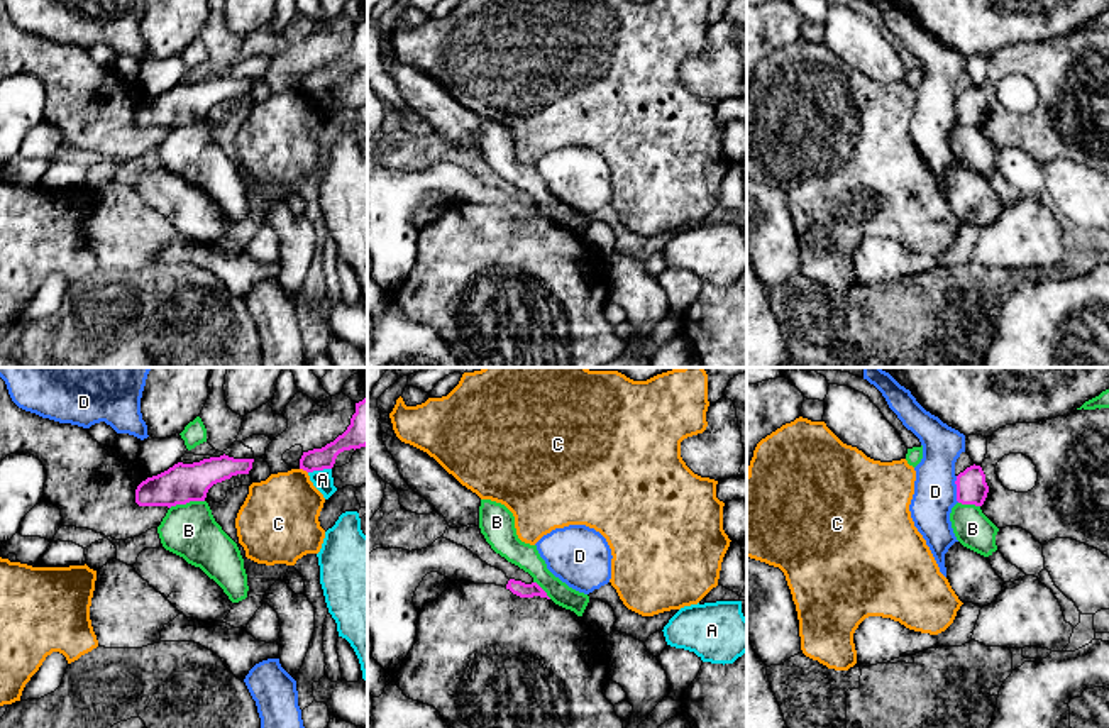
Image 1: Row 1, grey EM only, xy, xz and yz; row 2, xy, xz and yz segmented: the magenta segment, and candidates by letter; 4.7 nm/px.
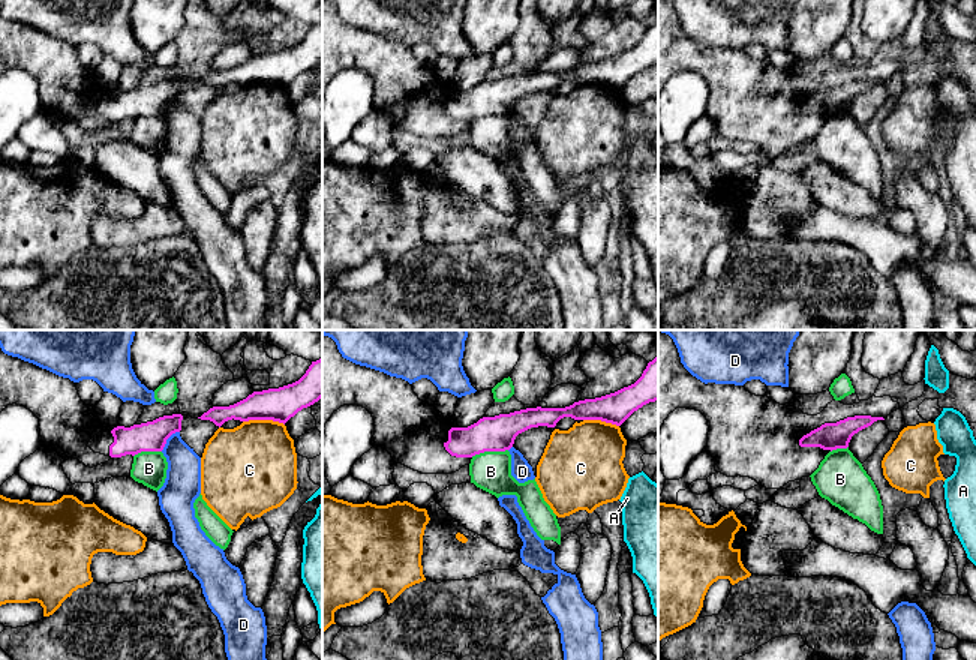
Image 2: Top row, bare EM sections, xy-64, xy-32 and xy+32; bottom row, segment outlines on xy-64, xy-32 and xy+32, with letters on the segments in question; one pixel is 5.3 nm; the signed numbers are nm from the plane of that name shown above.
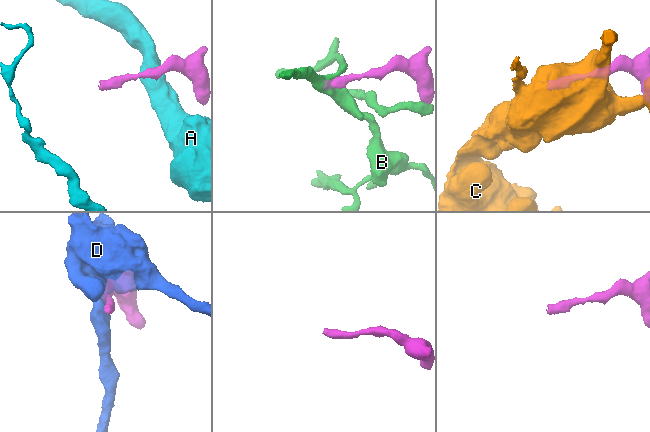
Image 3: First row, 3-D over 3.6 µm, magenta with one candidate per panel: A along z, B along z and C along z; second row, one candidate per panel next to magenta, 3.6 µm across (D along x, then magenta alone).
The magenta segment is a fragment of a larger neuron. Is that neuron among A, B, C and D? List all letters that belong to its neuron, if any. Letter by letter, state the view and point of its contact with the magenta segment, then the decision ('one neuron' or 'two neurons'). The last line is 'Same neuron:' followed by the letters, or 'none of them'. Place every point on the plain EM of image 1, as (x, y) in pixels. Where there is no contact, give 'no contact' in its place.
A: xy (319, 90) | two neurons
B: xy (187, 122) | two neurons
C: xy (303, 90) | two neurons
D: yz (957, 110) | two neurons
Same neuron: none of them

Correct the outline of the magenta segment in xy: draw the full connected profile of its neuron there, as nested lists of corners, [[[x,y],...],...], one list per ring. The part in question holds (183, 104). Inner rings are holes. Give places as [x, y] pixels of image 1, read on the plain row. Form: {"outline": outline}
{"outline": [[[229,76],[210,78],[193,85],[178,83],[168,91],[147,98],[135,110],[139,127],[176,127],[205,122],[208,110],[237,95],[249,95],[254,80]]]}

